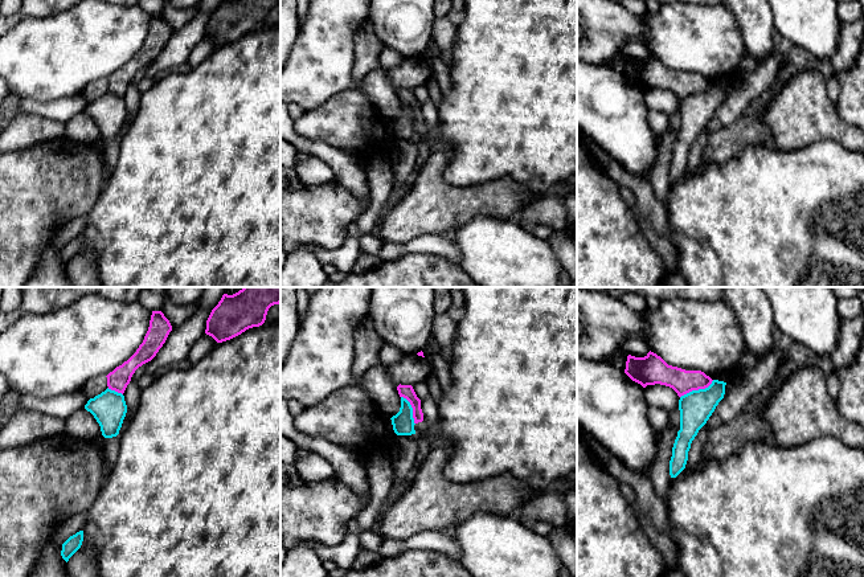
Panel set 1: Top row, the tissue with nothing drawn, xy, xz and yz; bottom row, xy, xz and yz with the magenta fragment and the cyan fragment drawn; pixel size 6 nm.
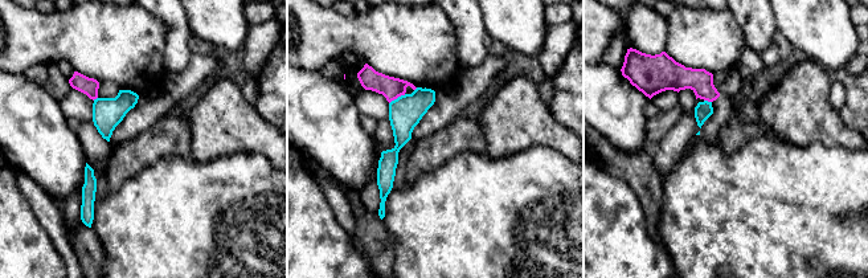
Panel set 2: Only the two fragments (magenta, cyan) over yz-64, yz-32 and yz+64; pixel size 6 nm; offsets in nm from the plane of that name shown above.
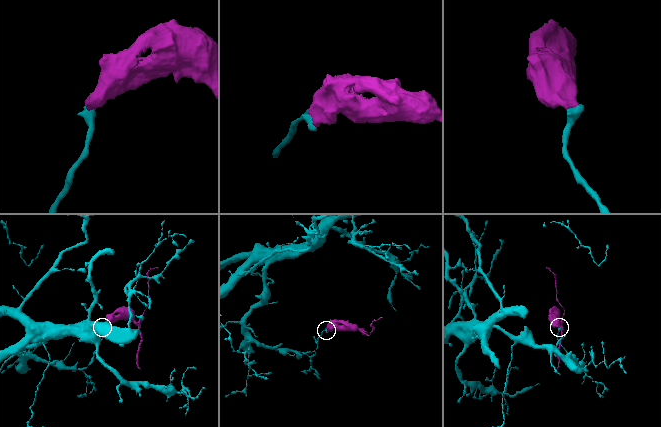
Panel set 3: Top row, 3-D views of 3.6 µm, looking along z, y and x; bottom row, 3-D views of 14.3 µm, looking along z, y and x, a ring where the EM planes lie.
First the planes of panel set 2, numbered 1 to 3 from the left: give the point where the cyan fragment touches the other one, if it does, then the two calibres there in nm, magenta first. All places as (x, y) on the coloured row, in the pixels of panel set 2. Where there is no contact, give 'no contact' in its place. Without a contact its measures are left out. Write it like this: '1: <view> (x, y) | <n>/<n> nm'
1: yz-64 (94, 98) | 110/190 nm
2: yz-32 (397, 97) | 140/200 nm
3: yz+64 (708, 101) | 170/100 nm

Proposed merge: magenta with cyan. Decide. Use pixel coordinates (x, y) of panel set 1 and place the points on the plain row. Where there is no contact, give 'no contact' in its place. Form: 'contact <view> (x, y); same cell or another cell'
contact yz (696, 93); another cell

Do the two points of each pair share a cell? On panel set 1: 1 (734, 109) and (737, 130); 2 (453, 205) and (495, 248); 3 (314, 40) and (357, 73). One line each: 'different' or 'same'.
1: different
2: different
3: different

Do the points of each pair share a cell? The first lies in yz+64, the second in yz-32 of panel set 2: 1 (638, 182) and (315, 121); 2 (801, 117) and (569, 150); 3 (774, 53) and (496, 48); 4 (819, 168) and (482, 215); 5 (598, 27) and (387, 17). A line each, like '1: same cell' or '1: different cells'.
1: different cells
2: same cell
3: same cell
4: same cell
5: same cell

